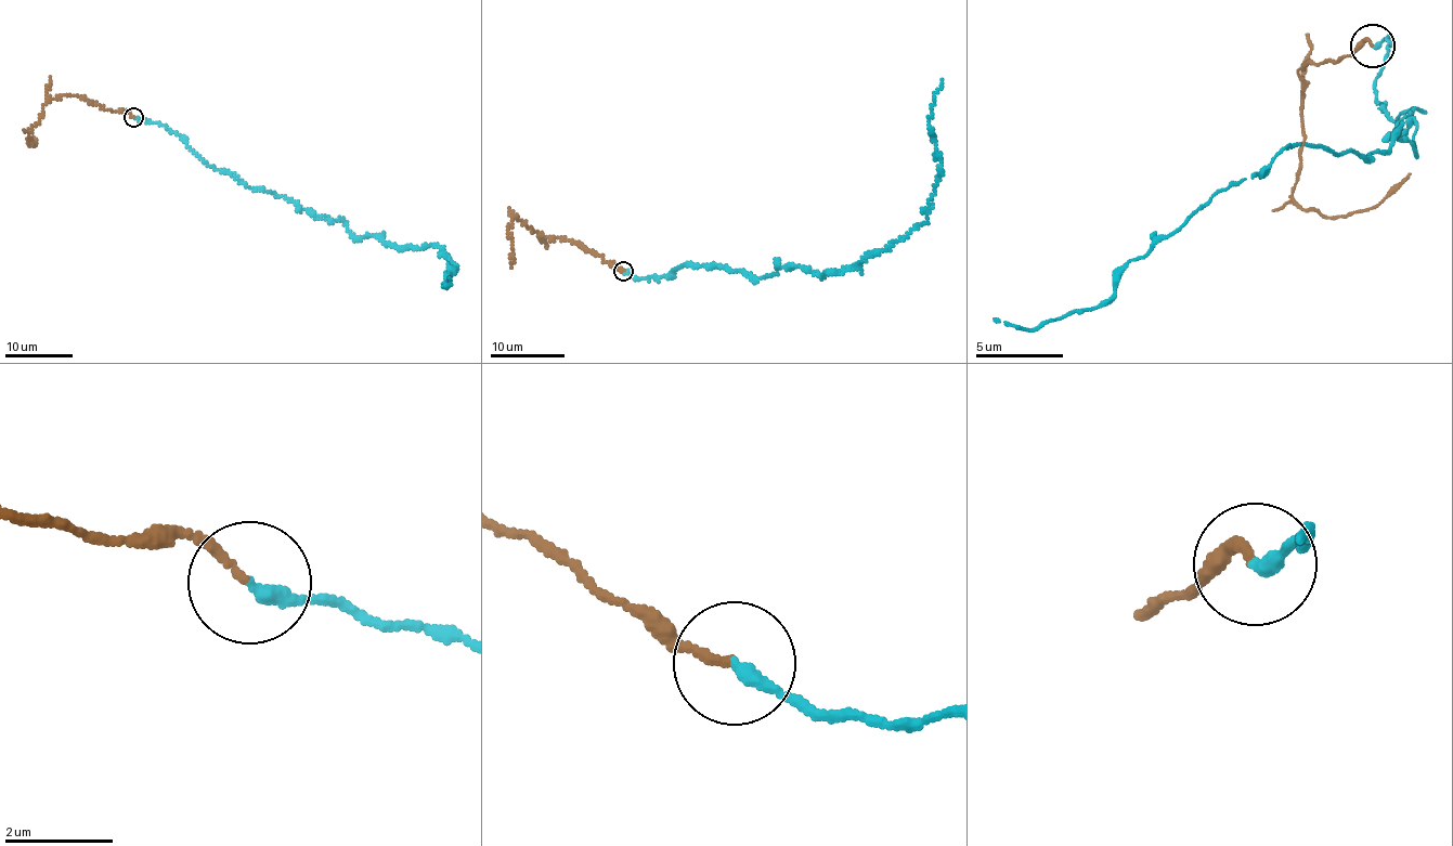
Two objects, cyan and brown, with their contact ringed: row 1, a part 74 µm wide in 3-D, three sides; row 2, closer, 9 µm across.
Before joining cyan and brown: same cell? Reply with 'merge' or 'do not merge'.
merge

